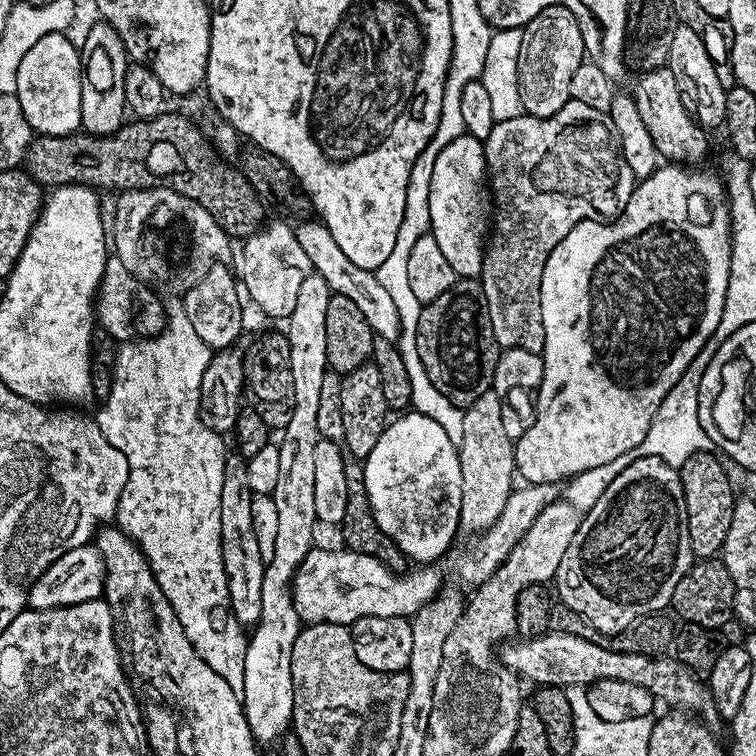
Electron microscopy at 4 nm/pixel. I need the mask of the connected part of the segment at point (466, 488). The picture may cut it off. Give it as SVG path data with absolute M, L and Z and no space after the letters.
M489 390L473 404L464 408L462 438L458 442L460 469L462 470L462 506L460 507L459 535L475 537L492 528L506 510L506 502L514 491L511 476L518 472L514 441L506 438L502 426L501 397Z

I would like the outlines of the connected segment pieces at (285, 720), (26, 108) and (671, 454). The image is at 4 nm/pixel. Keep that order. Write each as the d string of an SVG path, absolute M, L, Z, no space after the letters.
M308 275L298 291L294 312L286 319L288 344L286 351L290 374L294 382L294 407L290 422L282 429L284 441L278 447L278 486L271 498L278 509L278 534L274 541L274 558L264 566L262 581L262 612L248 636L244 659L244 690L242 703L246 722L257 745L275 745L289 731L294 710L292 655L302 621L294 606L292 579L302 558L314 546L312 535L318 529L314 514L314 446L322 439L318 430L318 401L322 395L324 375L329 372L326 362L326 306L334 293L326 286L326 278Z
M63 31L48 33L31 46L18 65L16 97L33 133L68 136L81 127L82 74L80 49L67 40Z
M713 349L701 350L698 358L686 366L686 374L678 378L674 390L662 398L662 406L654 414L650 422L650 430L646 430L646 438L642 438L639 451L646 456L659 456L667 464L679 466L695 452L711 452L714 445L704 430L704 421L698 418L698 386L702 386L702 374L706 374L706 366L710 362Z

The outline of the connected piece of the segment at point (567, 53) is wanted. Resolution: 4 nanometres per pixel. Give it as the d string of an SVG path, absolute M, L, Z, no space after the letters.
M550 6L535 16L523 27L522 50L518 50L518 90L524 103L524 112L529 116L553 116L566 106L570 99L570 78L574 78L574 70L585 63L584 35L570 10L562 6Z

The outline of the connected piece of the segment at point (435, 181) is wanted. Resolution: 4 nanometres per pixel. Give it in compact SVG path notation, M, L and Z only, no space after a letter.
M467 134L459 135L449 144L442 145L440 153L432 160L432 173L428 176L426 187L426 207L430 214L430 234L438 242L438 250L442 250L446 262L454 266L457 277L476 278L484 269L484 249L490 232L490 188L486 183L482 141Z

